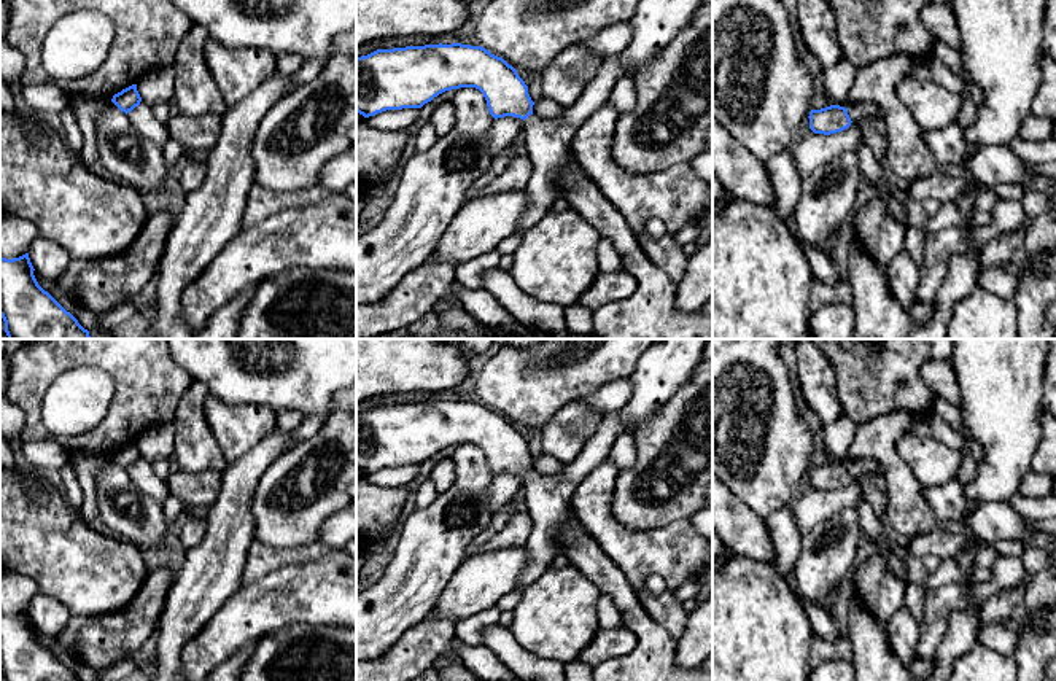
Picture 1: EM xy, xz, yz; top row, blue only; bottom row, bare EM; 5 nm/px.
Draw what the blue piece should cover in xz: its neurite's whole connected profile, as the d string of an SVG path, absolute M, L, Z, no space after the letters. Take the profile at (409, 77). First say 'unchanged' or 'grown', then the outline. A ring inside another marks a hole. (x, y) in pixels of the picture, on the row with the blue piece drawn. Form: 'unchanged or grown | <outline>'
grown | M439 43L377 49L356 57L356 111L369 118L386 110L421 108L445 91L476 88L495 119L520 118L533 164L525 186L528 207L515 228L525 232L563 197L558 175L571 158L571 142L580 124L609 102L622 75L619 54L604 57L577 100L561 116L542 119L533 113L534 102L517 70L482 46Z

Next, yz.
unchanged | M830 105L821 110L809 111L809 129L814 134L837 134L851 126L851 118L848 115L848 108L840 105Z

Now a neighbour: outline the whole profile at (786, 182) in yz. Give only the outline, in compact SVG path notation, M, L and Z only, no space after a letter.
M782 150L767 161L768 175L771 180L776 207L773 212L782 221L787 221L800 199L802 178L797 172L794 151Z

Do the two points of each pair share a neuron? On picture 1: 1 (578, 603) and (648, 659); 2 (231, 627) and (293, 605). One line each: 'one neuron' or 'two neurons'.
1: two neurons
2: one neuron

